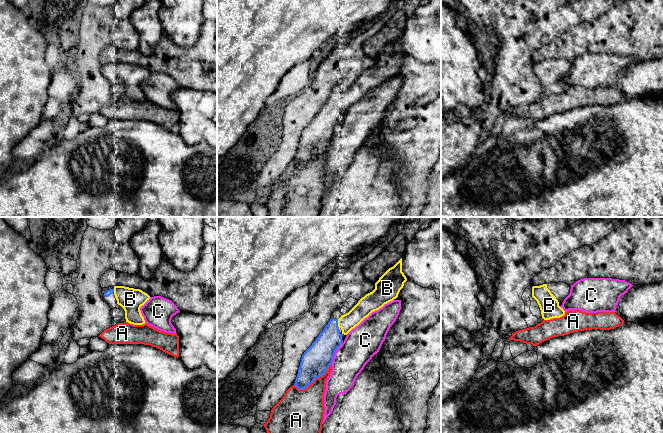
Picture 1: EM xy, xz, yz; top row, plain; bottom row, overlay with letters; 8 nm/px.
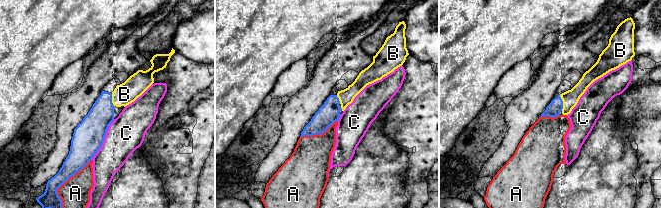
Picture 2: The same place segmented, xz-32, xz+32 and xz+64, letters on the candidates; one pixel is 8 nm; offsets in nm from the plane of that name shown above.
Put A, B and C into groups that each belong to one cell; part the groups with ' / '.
A / B / C

